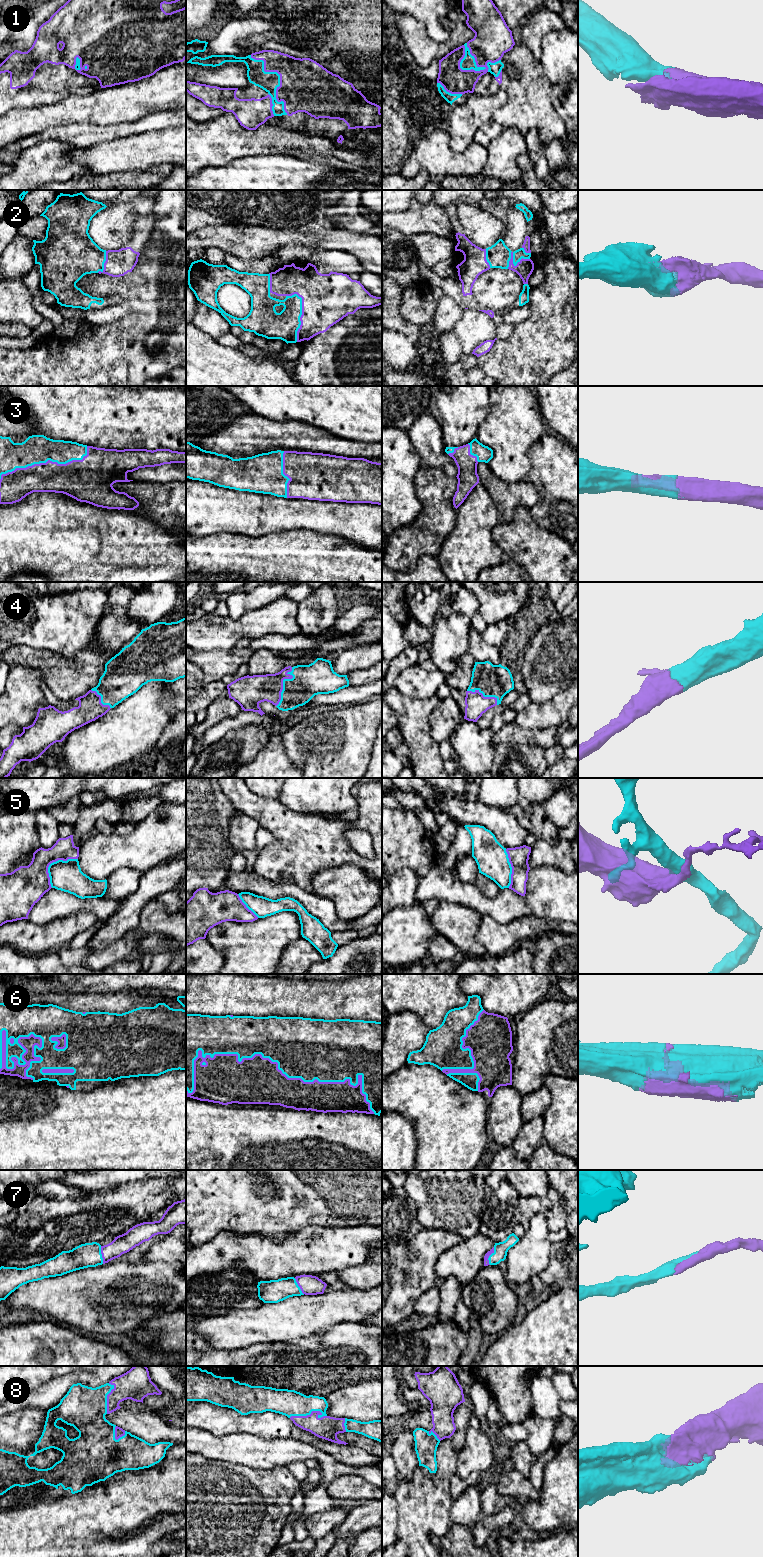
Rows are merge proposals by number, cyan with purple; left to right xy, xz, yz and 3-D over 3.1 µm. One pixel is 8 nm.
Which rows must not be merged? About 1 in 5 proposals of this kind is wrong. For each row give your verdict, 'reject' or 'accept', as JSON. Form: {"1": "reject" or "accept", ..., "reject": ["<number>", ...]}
{"1": "accept", "2": "accept", "3": "accept", "4": "accept", "5": "reject", "6": "accept", "7": "accept", "8": "accept", "reject": ["5"]}

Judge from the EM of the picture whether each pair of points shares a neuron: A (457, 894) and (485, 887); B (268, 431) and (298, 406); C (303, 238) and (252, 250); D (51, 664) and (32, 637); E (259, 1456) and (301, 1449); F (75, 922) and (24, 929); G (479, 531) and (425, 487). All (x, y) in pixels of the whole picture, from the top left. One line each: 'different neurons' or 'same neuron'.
A: different neurons
B: different neurons
C: same neuron
D: different neurons
E: same neuron
F: same neuron
G: different neurons

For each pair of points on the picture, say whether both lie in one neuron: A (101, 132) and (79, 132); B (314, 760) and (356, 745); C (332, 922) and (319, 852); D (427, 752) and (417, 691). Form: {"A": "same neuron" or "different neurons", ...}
{"A": "same neuron", "B": "same neuron", "C": "different neurons", "D": "different neurons"}

